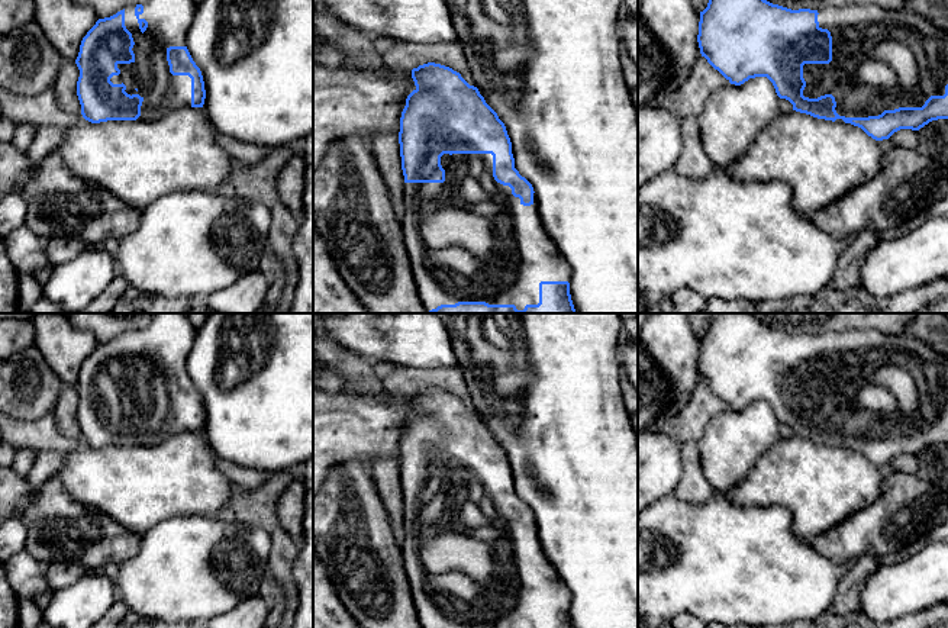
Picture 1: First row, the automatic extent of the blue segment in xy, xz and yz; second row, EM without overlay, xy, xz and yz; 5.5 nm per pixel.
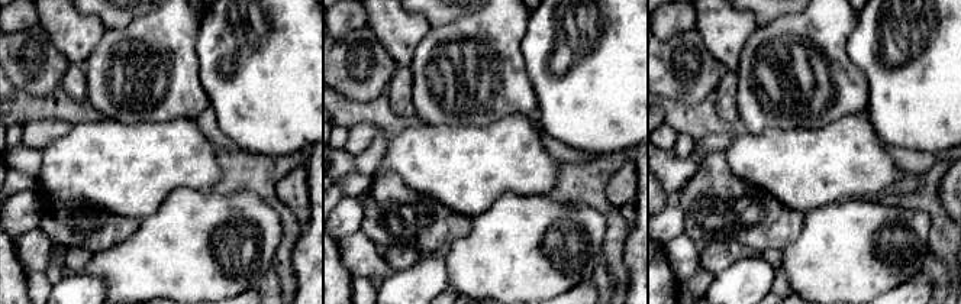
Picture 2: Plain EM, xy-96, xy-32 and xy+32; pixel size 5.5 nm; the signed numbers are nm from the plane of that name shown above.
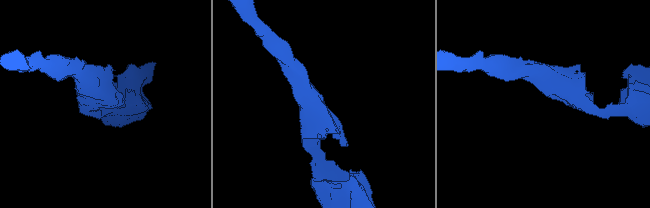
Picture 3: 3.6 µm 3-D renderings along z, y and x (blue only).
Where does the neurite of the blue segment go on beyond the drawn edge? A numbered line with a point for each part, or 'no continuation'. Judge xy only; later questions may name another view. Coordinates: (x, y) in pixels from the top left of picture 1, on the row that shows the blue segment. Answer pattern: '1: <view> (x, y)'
1: xy (168, 21)

